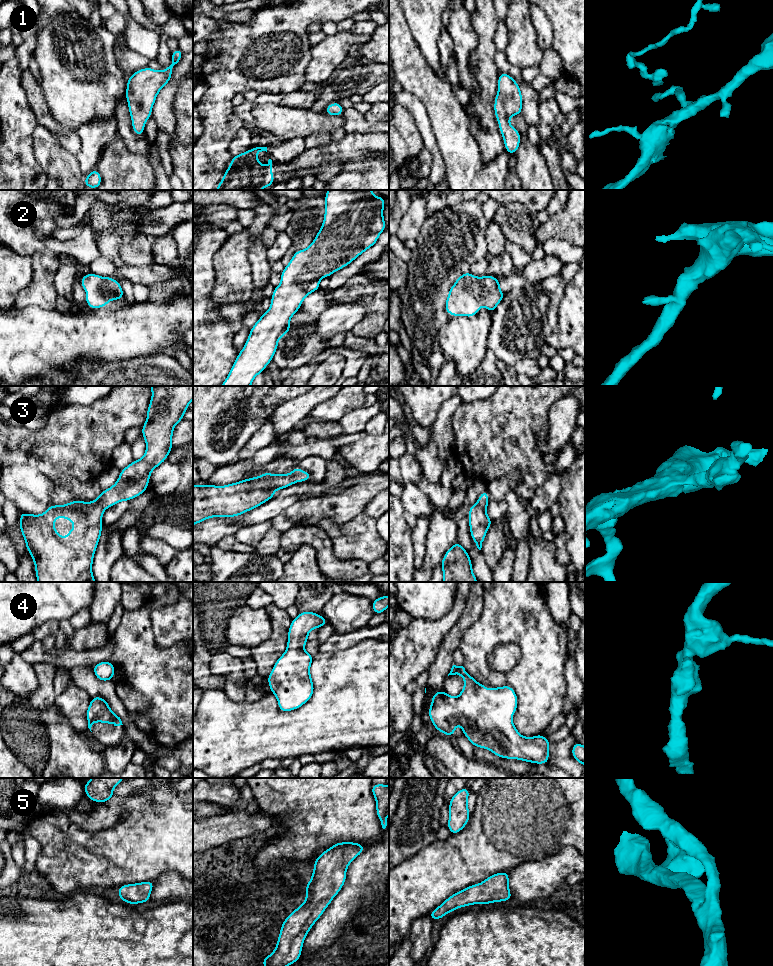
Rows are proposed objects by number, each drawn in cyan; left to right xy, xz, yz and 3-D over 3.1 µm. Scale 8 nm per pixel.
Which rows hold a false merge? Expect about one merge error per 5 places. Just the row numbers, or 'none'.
none

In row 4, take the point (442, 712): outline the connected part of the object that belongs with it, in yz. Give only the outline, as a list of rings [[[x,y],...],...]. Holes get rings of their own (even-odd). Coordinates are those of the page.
[[[453,665],[448,676],[456,674],[461,675],[464,679],[464,688],[456,698],[445,691],[436,691],[432,695],[428,715],[436,731],[451,738],[458,722],[463,734],[474,747],[487,749],[504,759],[517,759],[534,764],[549,763],[548,750],[553,742],[548,741],[544,734],[528,738],[522,736],[512,721],[512,715],[517,710],[518,697],[511,686],[488,689],[469,675],[463,666]]]

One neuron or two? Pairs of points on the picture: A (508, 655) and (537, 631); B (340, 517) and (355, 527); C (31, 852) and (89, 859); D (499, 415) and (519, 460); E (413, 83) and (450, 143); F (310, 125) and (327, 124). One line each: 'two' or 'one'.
A: two
B: two
C: two
D: one
E: one
F: one

